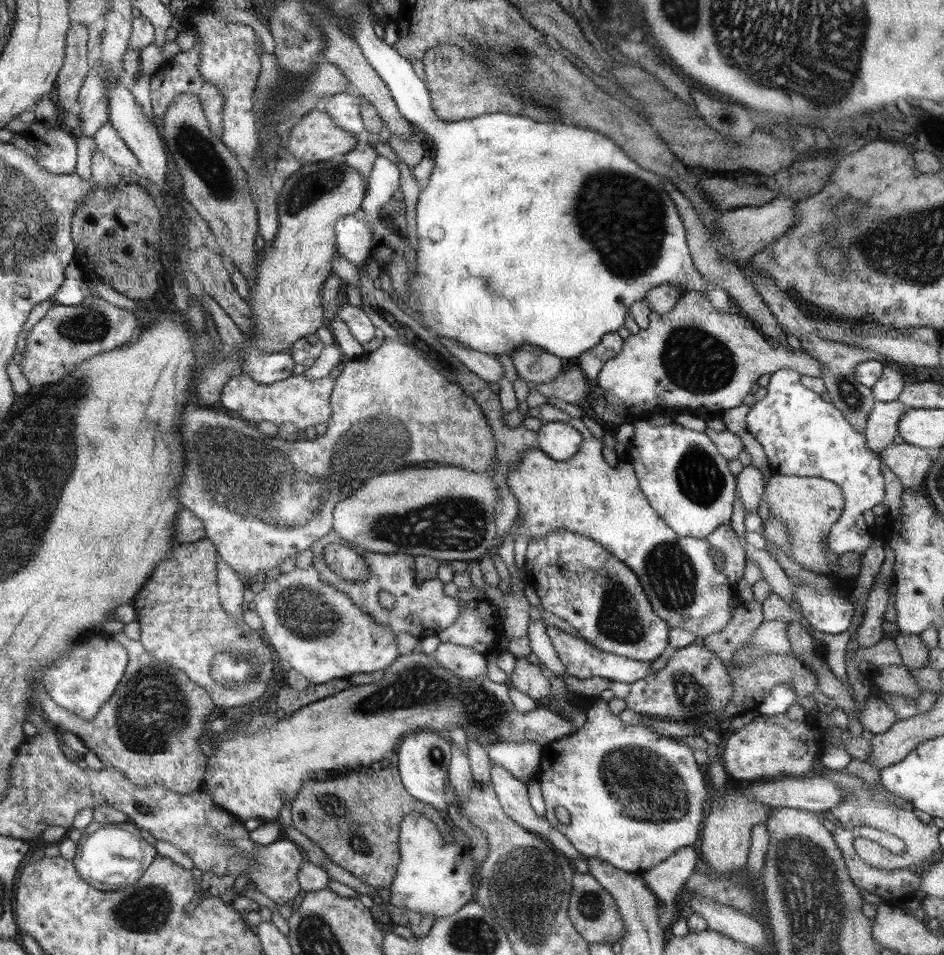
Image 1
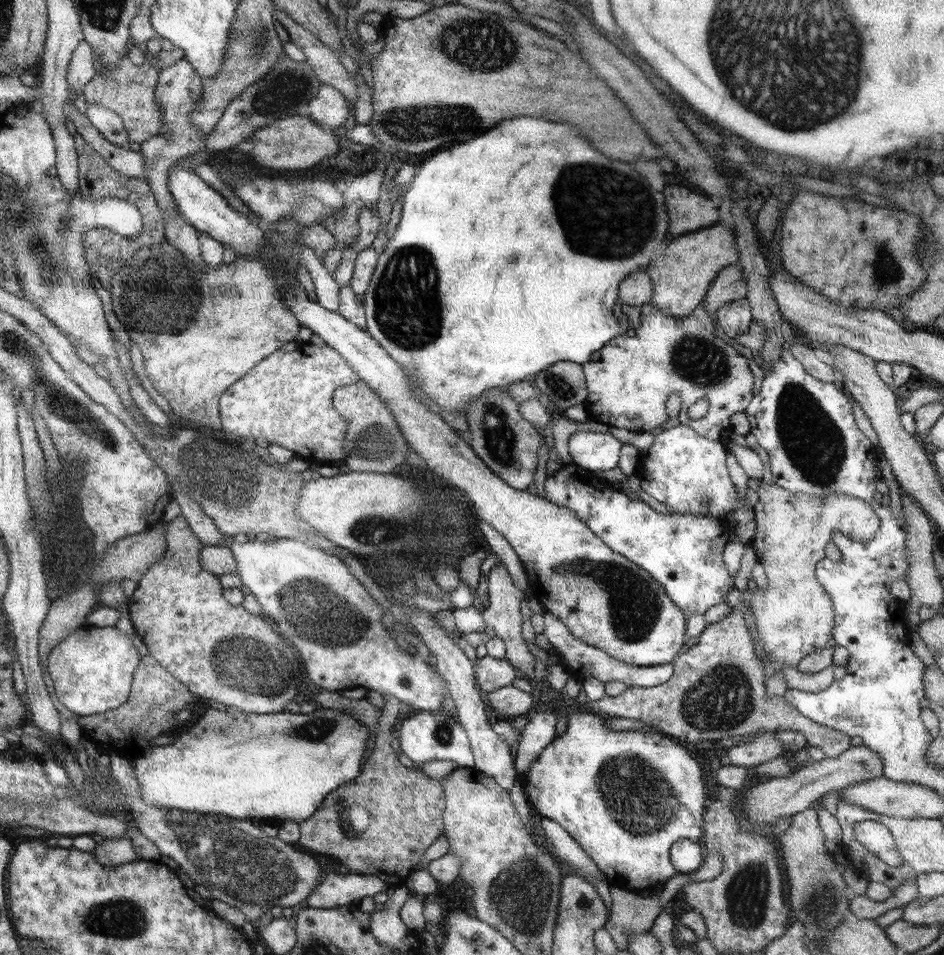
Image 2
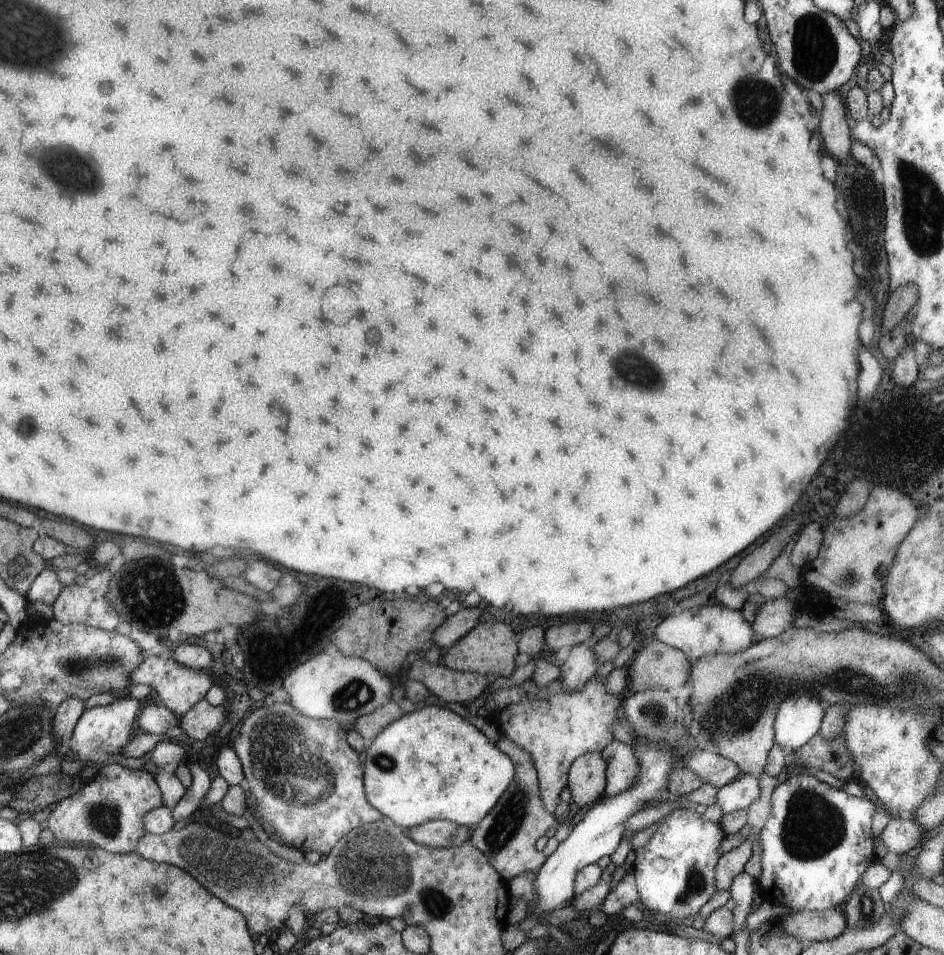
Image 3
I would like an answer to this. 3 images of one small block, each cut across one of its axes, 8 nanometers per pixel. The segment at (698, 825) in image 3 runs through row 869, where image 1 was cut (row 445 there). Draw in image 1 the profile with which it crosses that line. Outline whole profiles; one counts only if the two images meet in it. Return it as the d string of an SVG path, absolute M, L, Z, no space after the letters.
M635 420L627 462L635 470L647 504L677 534L677 538L689 536L705 540L715 528L731 526L737 480L707 434L687 430L677 422L655 426L649 420Z

